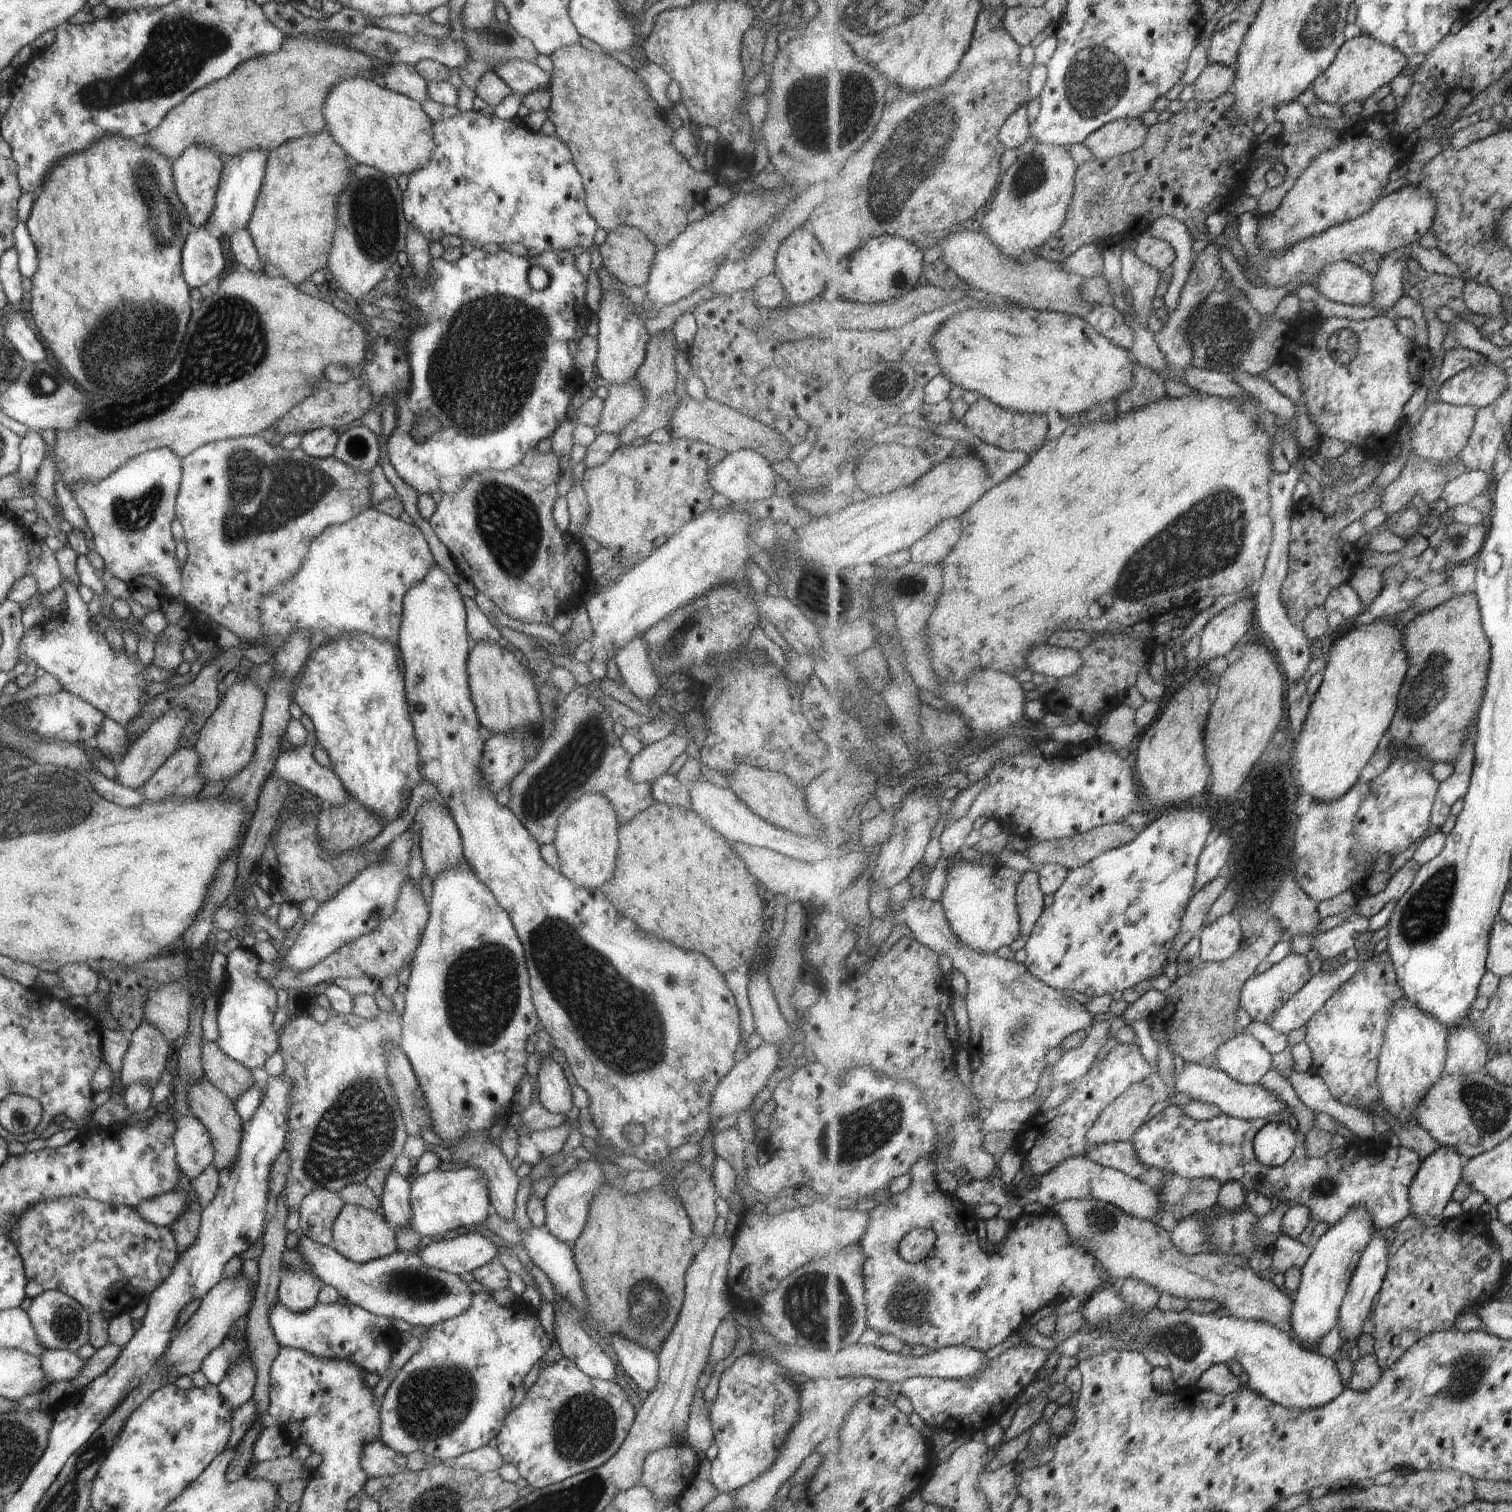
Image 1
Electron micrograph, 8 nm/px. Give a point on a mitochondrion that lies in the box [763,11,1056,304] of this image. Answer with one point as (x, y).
(916, 147)

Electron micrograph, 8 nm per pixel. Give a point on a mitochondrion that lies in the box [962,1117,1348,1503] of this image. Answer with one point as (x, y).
(1180, 1339)

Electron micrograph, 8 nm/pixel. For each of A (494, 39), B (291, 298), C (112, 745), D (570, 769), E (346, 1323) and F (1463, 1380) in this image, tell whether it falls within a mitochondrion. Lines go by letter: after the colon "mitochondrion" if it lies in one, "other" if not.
A: mitochondrion
B: other
C: other
D: mitochondrion
E: other
F: mitochondrion

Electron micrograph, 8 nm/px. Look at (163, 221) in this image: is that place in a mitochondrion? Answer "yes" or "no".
yes

